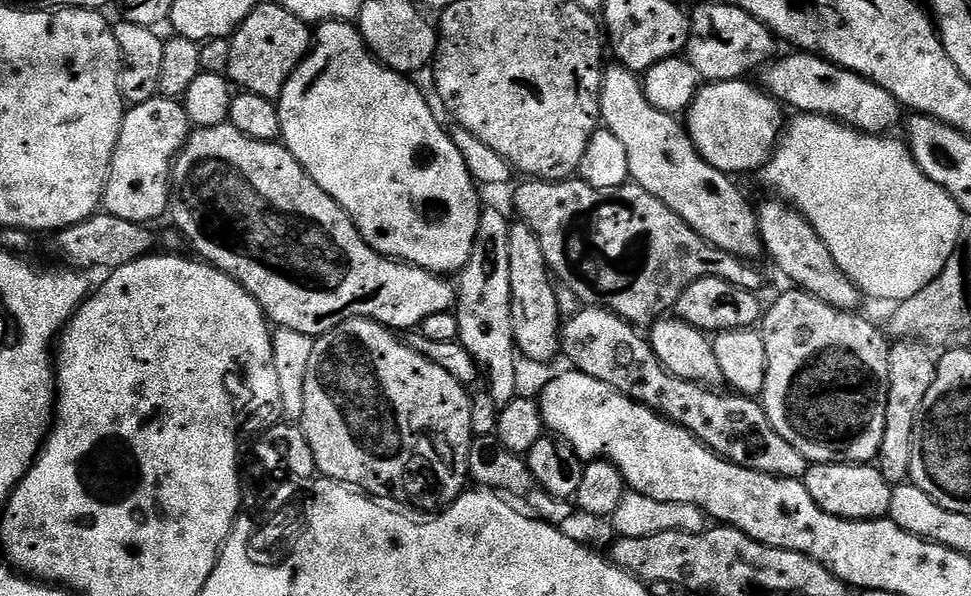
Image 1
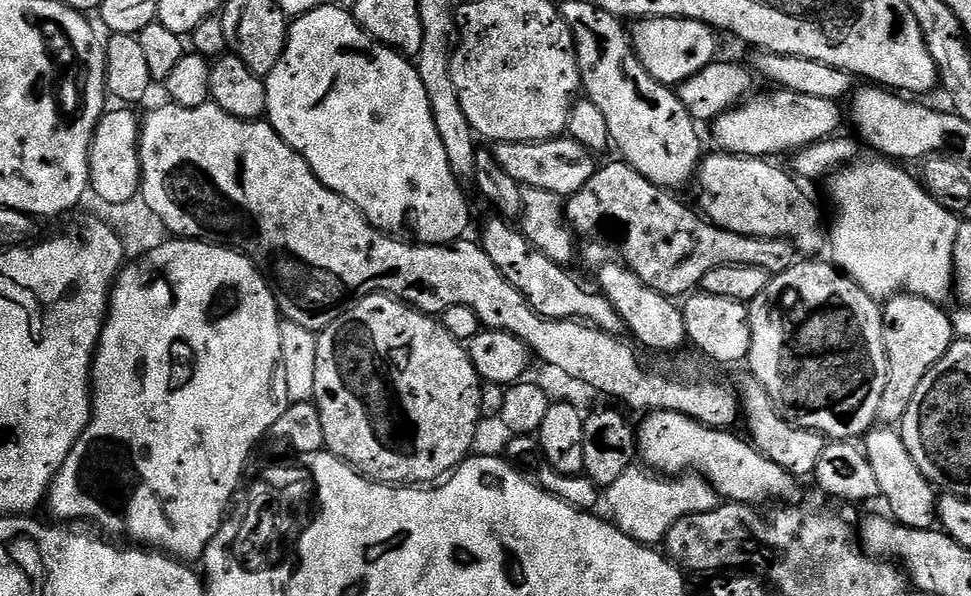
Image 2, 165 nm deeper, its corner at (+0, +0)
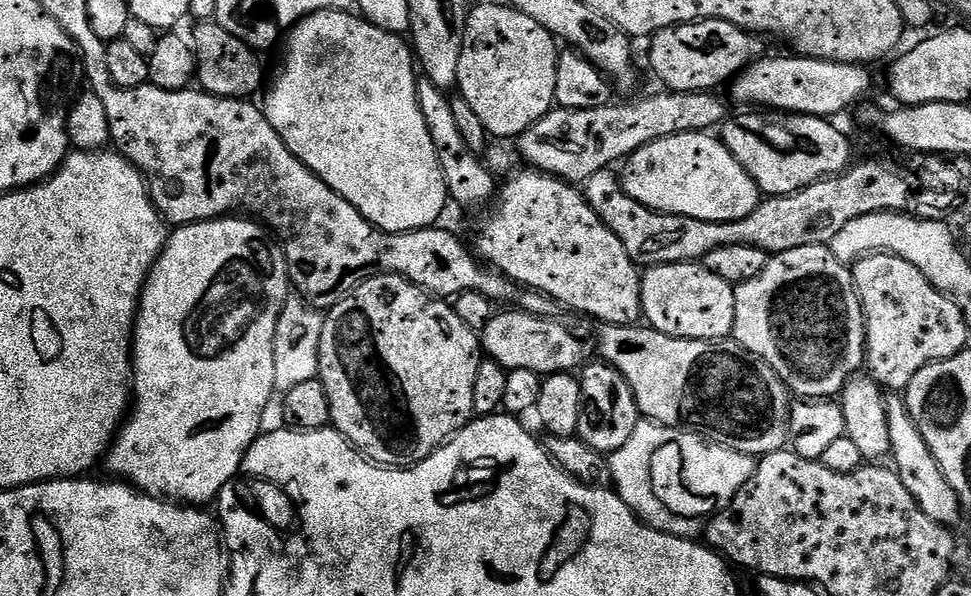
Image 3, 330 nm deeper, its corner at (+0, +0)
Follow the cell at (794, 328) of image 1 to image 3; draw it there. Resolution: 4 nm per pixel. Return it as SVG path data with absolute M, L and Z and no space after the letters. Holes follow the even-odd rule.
M811 244L810 246L798 246L798 250L786 250L775 253L769 259L766 270L758 274L758 278L750 278L750 282L742 282L735 285L734 294L734 326L732 336L735 343L744 348L750 354L762 358L782 378L782 382L788 387L793 397L803 398L805 401L832 400L839 397L847 387L849 380L857 375L859 368L863 369L868 354L868 325L864 322L864 311L860 305L860 296L856 293L856 284L852 280L852 268L843 264L838 256L832 253L831 247L823 244Z

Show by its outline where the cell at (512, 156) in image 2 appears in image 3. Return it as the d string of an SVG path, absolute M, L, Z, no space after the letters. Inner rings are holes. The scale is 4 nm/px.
M660 90L657 96L648 96L645 100L632 100L629 104L613 102L604 108L594 110L570 110L559 106L540 119L530 130L526 130L518 138L519 159L529 168L535 168L547 172L550 176L556 176L559 180L569 182L587 182L590 177L599 172L611 169L612 163L623 162L628 157L646 146L650 142L658 142L662 138L670 138L674 134L686 134L687 132L708 132L712 127L723 125L729 119L730 113L722 101L716 97L715 91L707 92L673 92Z

